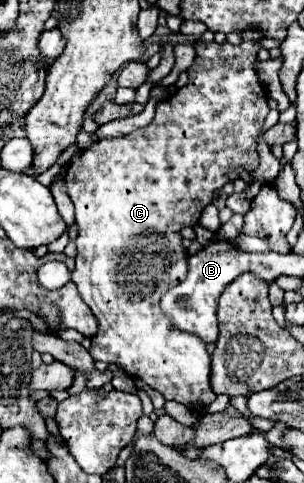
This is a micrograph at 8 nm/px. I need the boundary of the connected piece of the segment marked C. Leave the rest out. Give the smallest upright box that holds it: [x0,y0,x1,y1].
[65,27,269,407]

